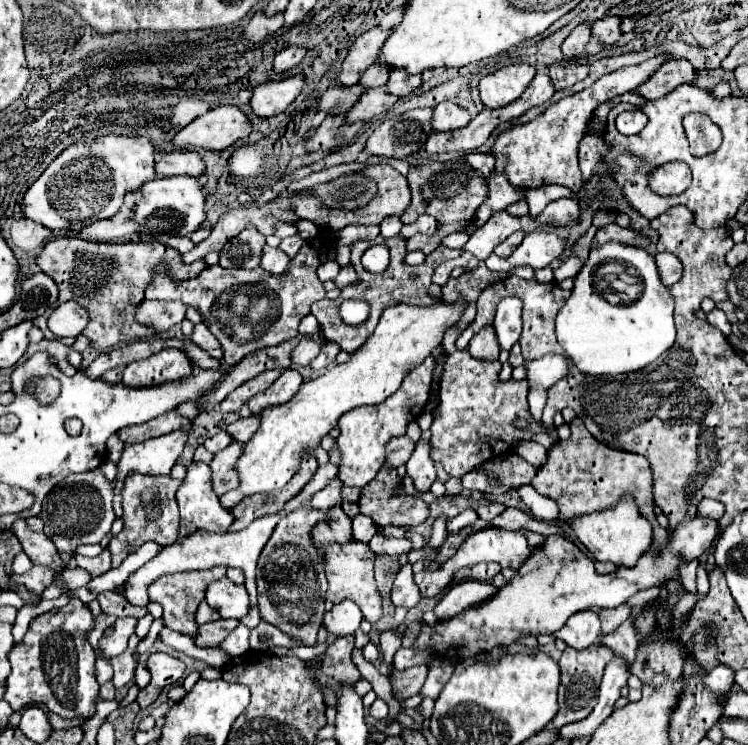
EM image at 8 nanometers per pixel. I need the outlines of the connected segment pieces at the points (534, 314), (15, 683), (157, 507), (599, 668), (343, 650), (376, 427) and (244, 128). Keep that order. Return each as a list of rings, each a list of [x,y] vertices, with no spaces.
[[[509,276],[507,280],[503,282],[497,282],[495,286],[489,286],[481,292],[479,300],[477,300],[477,318],[475,322],[459,336],[459,342],[457,346],[459,348],[465,348],[469,344],[469,340],[483,328],[483,326],[489,326],[495,318],[495,308],[497,308],[497,302],[505,296],[521,296],[523,300],[523,334],[521,334],[521,350],[523,350],[523,358],[525,360],[535,360],[535,358],[541,358],[543,354],[549,354],[549,352],[563,352],[563,348],[559,346],[557,338],[555,338],[555,316],[557,312],[561,310],[561,306],[565,304],[565,300],[569,298],[569,292],[567,290],[561,290],[559,286],[555,284],[541,284],[537,280],[521,280],[517,276]]]
[[[71,598],[67,606],[33,618],[23,640],[15,642],[9,652],[11,674],[7,676],[3,700],[9,702],[13,710],[21,710],[29,702],[41,702],[49,712],[67,720],[75,716],[91,718],[99,694],[99,684],[95,680],[95,650],[87,642],[91,626],[93,614],[79,598]]]
[[[129,472],[123,488],[123,530],[117,536],[111,536],[107,550],[111,552],[111,562],[117,568],[129,554],[133,554],[145,542],[157,542],[167,546],[179,536],[179,508],[175,502],[175,490],[179,480],[171,476],[147,476]]]
[[[593,644],[587,650],[575,650],[575,648],[565,648],[559,666],[561,666],[561,686],[559,686],[559,712],[553,718],[555,728],[563,728],[565,724],[579,722],[591,714],[591,710],[597,704],[599,696],[599,682],[603,676],[605,664],[611,660],[613,650],[603,646],[603,644]]]
[[[355,634],[337,638],[323,656],[323,666],[319,668],[319,682],[335,686],[337,682],[355,684],[361,674],[351,660],[351,650],[355,646]]]
[[[427,358],[421,366],[411,370],[399,390],[391,394],[385,402],[379,406],[359,406],[355,410],[349,410],[343,414],[337,422],[339,426],[339,450],[341,450],[341,466],[339,466],[339,480],[345,486],[365,486],[375,478],[375,474],[381,470],[385,462],[385,444],[395,434],[405,434],[405,428],[411,420],[417,420],[423,414],[423,408],[429,400],[429,384],[433,374],[435,358]]]
[[[221,104],[181,128],[173,142],[177,148],[185,150],[207,148],[219,152],[229,148],[237,140],[247,138],[251,132],[251,122],[239,106]]]

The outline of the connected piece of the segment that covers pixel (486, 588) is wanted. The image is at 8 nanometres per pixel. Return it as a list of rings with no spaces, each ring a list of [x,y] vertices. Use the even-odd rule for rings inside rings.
[[[477,580],[457,582],[435,606],[435,616],[439,620],[451,620],[451,618],[459,616],[463,610],[481,606],[495,592],[497,592],[497,588],[493,584],[485,584],[485,582],[477,582]]]

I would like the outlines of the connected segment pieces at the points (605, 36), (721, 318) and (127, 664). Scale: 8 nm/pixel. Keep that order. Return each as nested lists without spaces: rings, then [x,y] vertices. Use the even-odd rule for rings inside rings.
[[[605,16],[591,26],[591,36],[601,40],[603,44],[615,44],[621,38],[619,24],[621,24],[619,16]]]
[[[715,308],[715,310],[711,310],[709,314],[707,314],[707,320],[711,322],[711,326],[715,326],[715,328],[719,328],[725,336],[731,332],[731,324],[729,324],[729,320],[727,320],[727,316],[719,310],[719,308]]]
[[[131,634],[127,650],[123,654],[111,658],[111,666],[115,668],[115,676],[113,676],[115,688],[121,688],[121,686],[125,686],[125,684],[129,684],[133,680],[133,676],[135,676],[135,658],[133,658],[133,652],[135,652],[139,640],[141,638],[137,634]]]

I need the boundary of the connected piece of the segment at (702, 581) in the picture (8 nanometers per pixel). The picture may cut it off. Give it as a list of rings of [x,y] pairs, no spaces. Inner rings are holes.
[[[705,564],[697,566],[697,592],[699,596],[705,596],[709,592],[709,578],[705,572]]]

